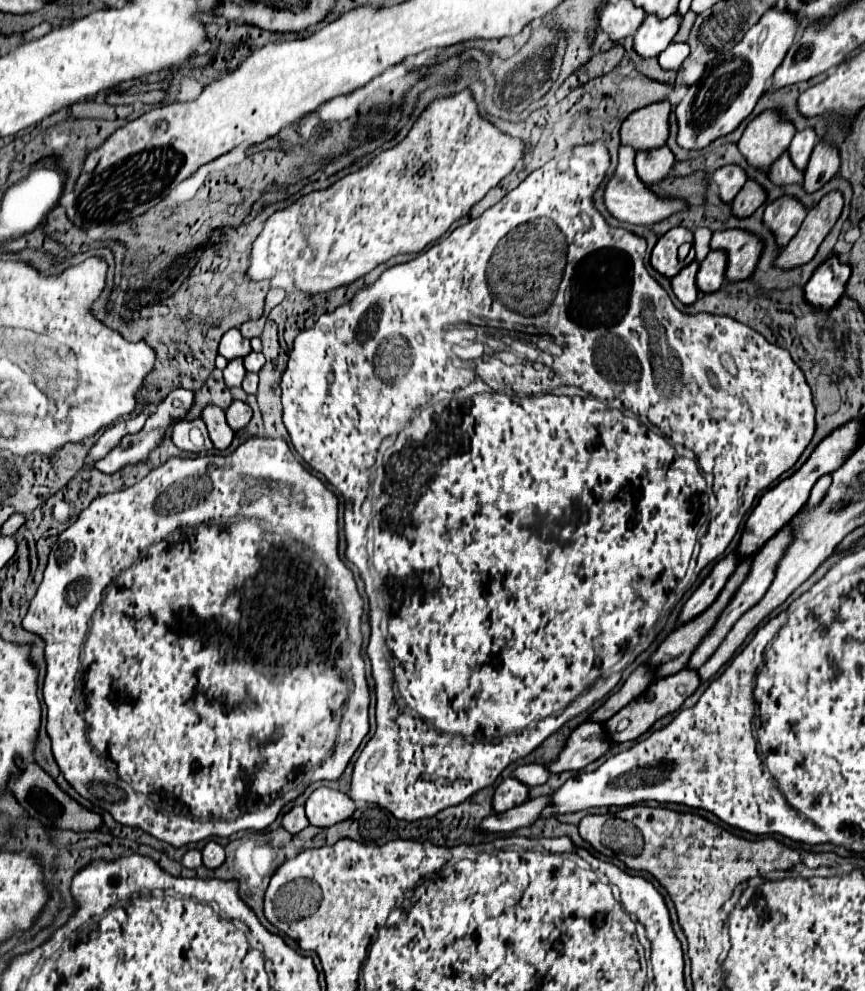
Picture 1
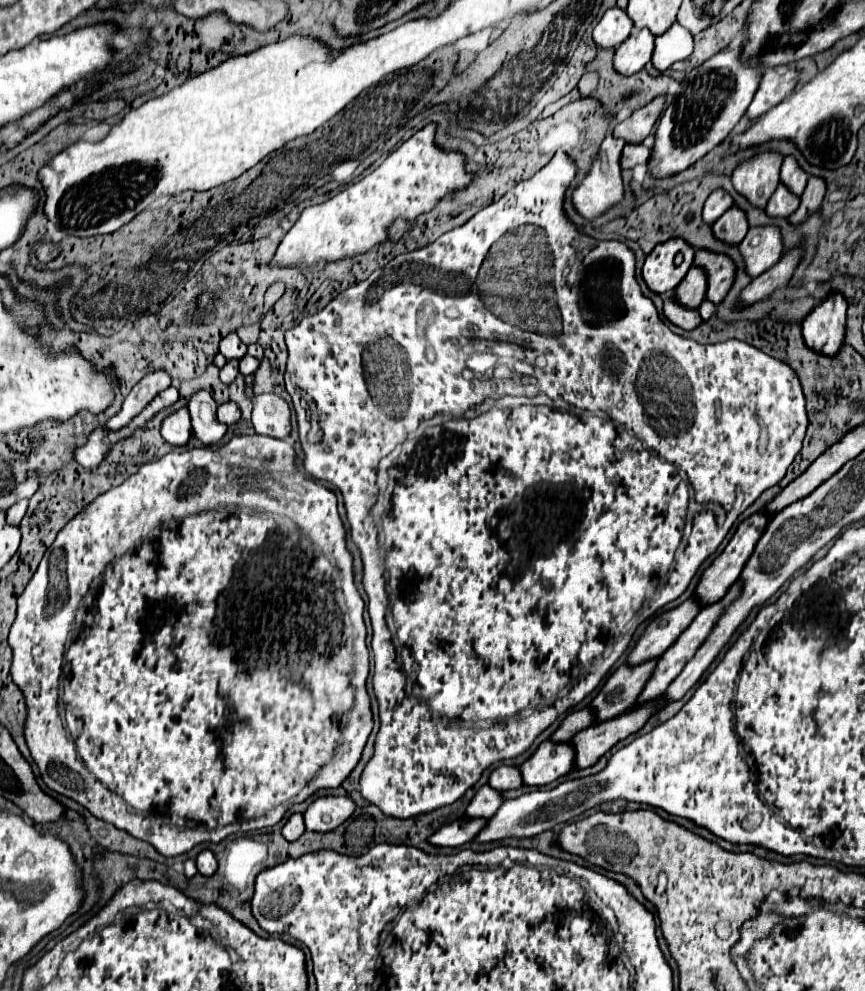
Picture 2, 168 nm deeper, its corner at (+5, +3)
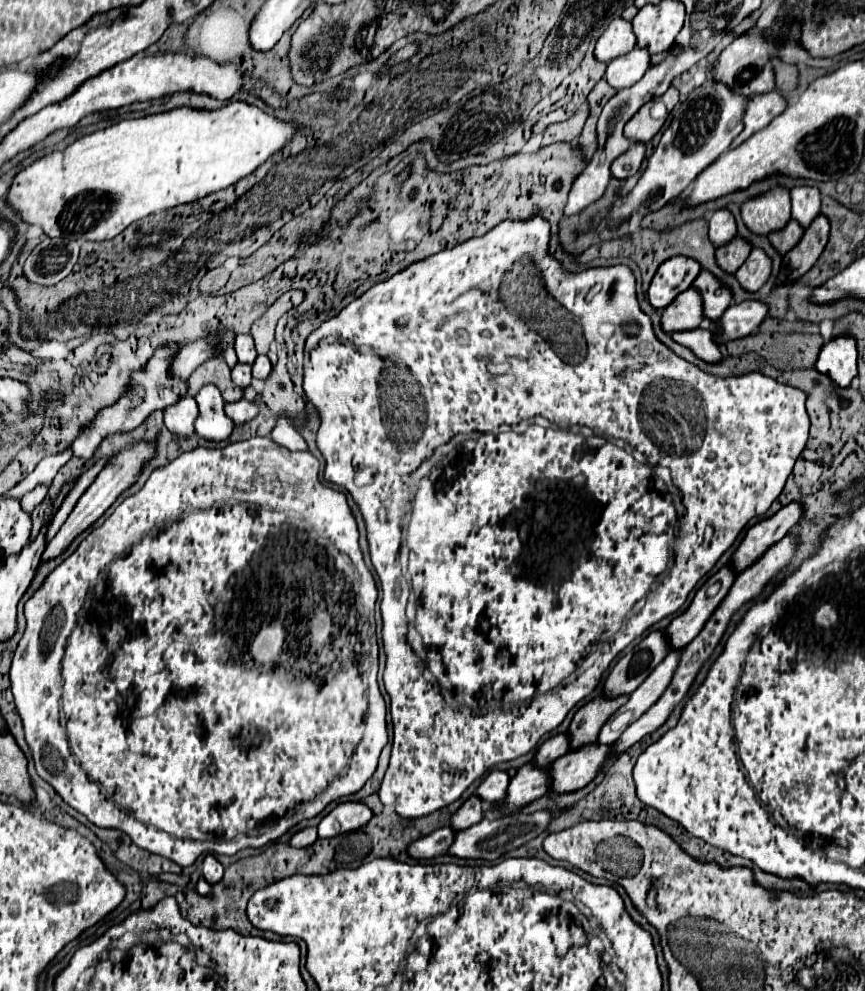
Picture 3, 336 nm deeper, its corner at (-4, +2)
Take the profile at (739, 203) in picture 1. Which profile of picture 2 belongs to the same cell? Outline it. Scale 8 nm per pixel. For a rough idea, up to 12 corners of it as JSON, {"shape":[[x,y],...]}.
{"shape":[[736,204],[712,224],[716,238],[740,244],[748,232],[746,212]]}

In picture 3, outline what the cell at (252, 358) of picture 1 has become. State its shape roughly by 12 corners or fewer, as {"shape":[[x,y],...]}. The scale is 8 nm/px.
{"shape":[[267,355],[253,363],[253,377],[267,379],[273,365]]}

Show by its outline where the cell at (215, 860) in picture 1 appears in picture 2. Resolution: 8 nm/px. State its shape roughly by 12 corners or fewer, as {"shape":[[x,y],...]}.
{"shape":[[202,850],[196,858],[198,872],[212,876],[218,868],[216,856]]}

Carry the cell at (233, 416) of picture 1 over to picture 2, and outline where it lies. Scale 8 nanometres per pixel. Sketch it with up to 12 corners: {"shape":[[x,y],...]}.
{"shape":[[236,402],[218,406],[218,420],[236,424],[240,420],[240,408]]}

